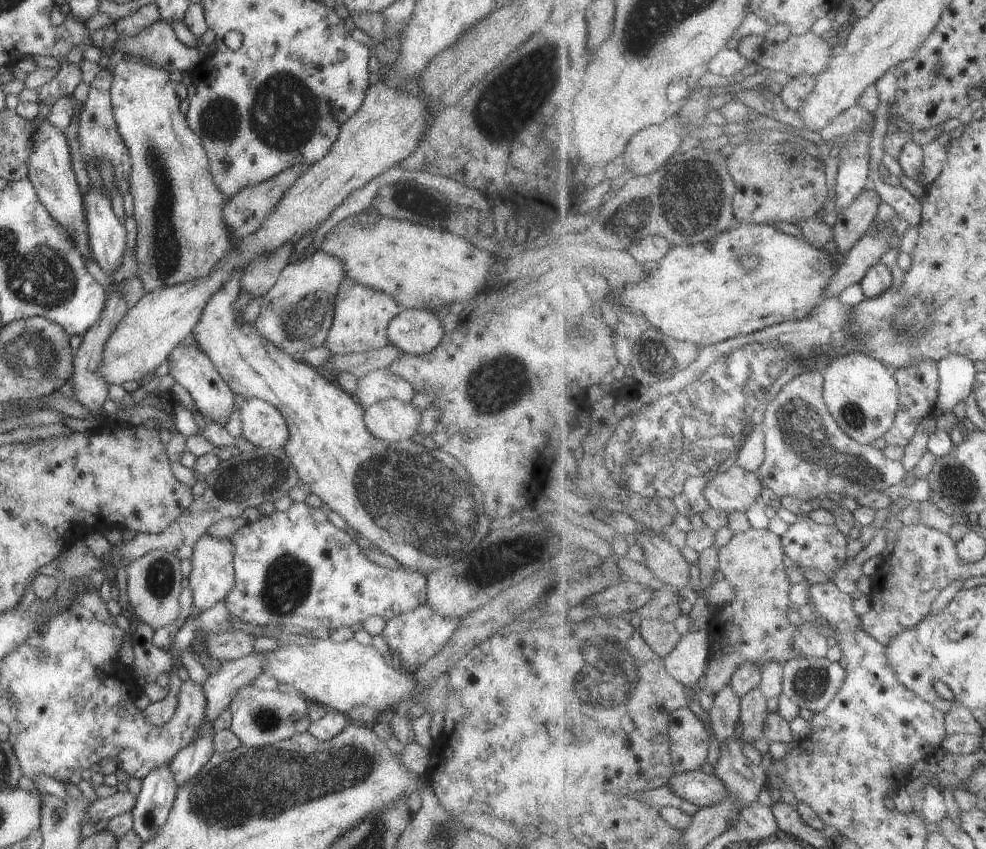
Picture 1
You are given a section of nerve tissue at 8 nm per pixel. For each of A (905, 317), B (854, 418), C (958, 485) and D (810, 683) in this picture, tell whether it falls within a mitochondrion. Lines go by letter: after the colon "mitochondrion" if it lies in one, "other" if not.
A: mitochondrion
B: mitochondrion
C: mitochondrion
D: mitochondrion

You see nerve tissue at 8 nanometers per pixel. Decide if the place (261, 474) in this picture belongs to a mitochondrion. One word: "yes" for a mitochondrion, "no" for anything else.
yes

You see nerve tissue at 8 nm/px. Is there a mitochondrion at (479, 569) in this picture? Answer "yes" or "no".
yes

